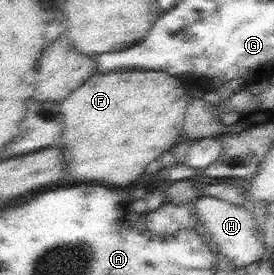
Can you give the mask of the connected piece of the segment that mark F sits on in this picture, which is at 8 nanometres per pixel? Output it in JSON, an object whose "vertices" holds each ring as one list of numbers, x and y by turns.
{"vertices":[[124,68,91,75,77,90,74,90,73,93,69,94,67,98,64,98,60,102,64,131,61,138,56,140,52,145,64,146,64,155,68,162,69,174,71,174,71,176,65,178,65,184,71,184,71,182,99,183,115,188,125,188,139,182,138,179,145,174,145,168,147,168,153,160,161,157,163,154,167,154,167,152,172,150,174,146,183,139,182,130,186,117,186,110,192,97,193,89,188,88,182,78,171,76,169,73,160,70]]}

